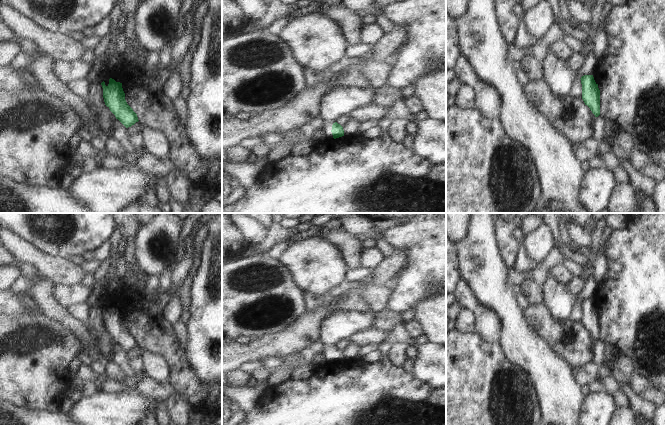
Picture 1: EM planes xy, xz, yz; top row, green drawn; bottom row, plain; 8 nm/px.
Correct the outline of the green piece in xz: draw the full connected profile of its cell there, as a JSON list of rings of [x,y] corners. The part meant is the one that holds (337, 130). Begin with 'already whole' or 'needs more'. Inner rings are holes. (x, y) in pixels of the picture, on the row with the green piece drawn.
needs more; [[[373,86],[367,88],[338,87],[330,91],[321,103],[323,129],[328,139],[344,136],[343,127],[336,122],[337,119],[342,116],[349,117],[355,110],[372,105],[375,93],[376,89]]]

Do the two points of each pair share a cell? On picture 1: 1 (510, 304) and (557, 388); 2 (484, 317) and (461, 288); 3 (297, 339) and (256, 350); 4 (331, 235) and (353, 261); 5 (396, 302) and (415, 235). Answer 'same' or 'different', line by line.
1: same
2: same
3: same
4: same
5: same

